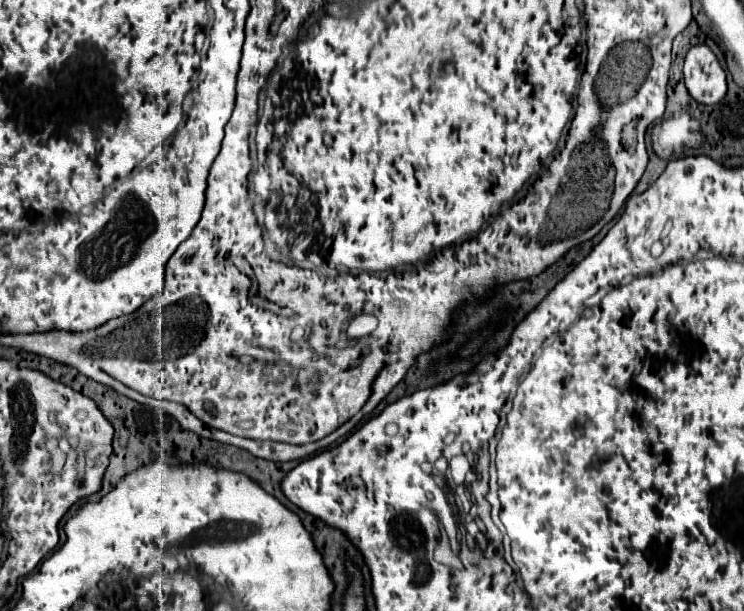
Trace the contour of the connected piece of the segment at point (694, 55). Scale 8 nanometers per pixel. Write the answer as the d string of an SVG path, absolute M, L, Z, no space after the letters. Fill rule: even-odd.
M697 44L687 50L683 65L684 83L699 104L717 104L727 94L725 72L709 46Z

